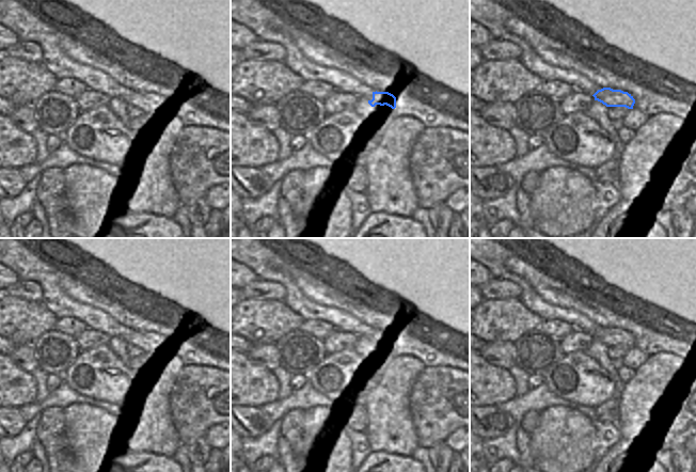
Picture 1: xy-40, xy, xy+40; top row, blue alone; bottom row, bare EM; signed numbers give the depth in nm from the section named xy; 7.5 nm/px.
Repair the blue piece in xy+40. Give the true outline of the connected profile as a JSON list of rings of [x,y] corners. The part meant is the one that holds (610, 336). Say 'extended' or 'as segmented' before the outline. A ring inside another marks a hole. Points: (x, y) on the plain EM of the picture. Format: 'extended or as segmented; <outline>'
as segmented; [[[611,327],[598,329],[592,335],[595,340],[602,342],[606,346],[626,346],[633,348],[635,343],[635,339],[628,331],[613,329]]]

